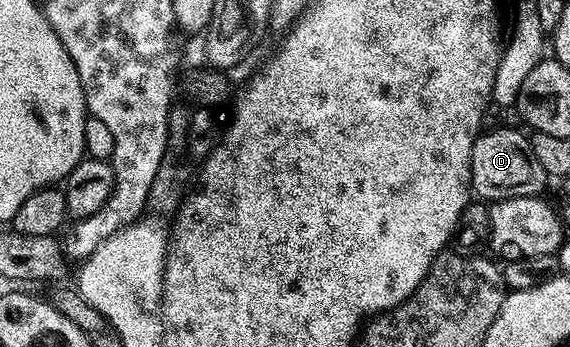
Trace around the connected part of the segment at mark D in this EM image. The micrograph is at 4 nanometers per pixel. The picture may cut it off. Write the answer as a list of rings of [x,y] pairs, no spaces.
[[[517,128],[500,129],[486,129],[478,134],[471,148],[472,193],[489,204],[512,198],[538,197],[545,186],[547,175],[543,164],[535,160],[535,152],[531,152],[529,138],[521,135],[522,131]]]

